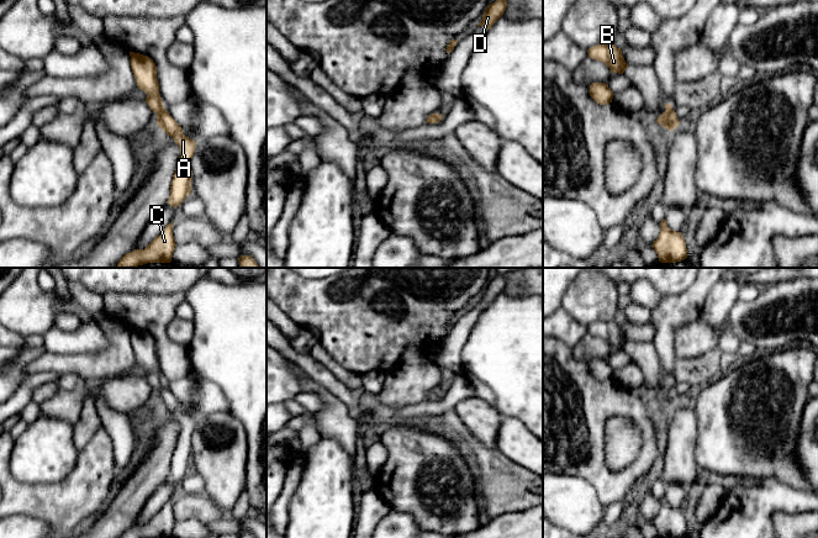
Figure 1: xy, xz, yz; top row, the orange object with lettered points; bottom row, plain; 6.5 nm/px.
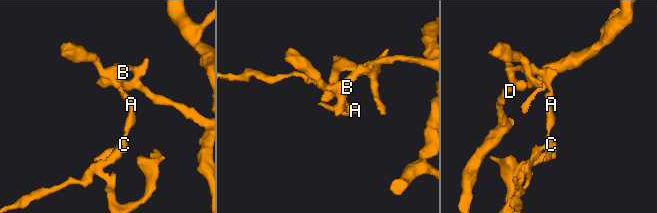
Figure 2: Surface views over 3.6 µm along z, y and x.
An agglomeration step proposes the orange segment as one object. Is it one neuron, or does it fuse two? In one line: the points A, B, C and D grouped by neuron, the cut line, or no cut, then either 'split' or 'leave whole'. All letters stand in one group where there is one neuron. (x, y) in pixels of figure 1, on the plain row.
A C / B D; cut in xy along (163, 384), (157, 390); split

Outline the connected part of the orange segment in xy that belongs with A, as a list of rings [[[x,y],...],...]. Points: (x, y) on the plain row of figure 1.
[[[163,385],[157,390],[157,401],[170,413],[180,424],[180,433],[170,460],[170,473],[168,481],[173,484],[180,480],[191,470],[191,436],[195,429],[196,418],[183,410],[181,402]]]

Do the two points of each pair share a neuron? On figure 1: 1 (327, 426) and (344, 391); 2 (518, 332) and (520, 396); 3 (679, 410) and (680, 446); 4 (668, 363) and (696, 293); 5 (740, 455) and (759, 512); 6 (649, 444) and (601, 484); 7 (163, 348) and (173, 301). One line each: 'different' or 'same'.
1: different
2: same
3: same
4: same
5: different
6: same
7: same

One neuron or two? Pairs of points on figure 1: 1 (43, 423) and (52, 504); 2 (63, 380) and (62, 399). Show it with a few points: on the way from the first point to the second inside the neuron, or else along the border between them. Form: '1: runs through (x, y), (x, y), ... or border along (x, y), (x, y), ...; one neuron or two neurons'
1: border along (74, 467), (58, 481), (20, 483); two neurons
2: border along (83, 386), (75, 390), (59, 390); two neurons

